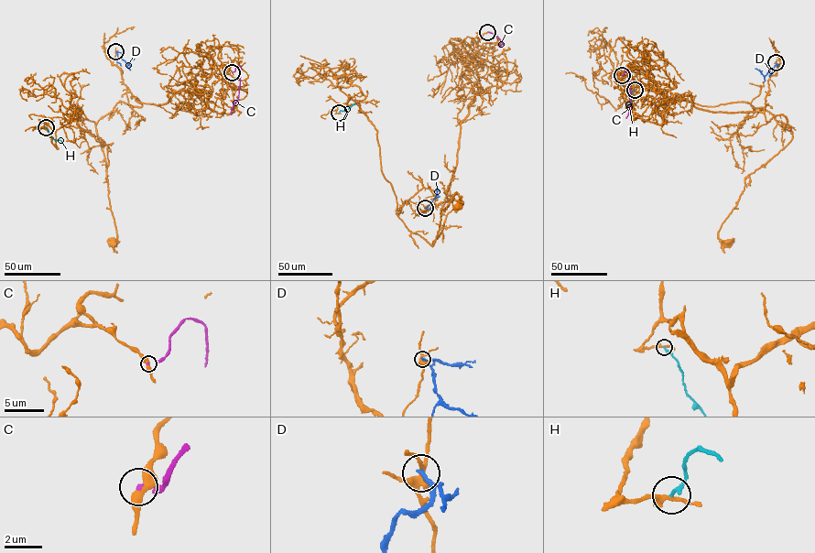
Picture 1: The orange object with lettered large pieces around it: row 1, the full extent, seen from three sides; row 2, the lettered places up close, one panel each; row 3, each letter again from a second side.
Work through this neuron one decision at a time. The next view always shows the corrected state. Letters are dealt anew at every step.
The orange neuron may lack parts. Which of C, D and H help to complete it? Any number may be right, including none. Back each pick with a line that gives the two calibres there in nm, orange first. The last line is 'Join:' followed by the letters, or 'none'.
Join: none

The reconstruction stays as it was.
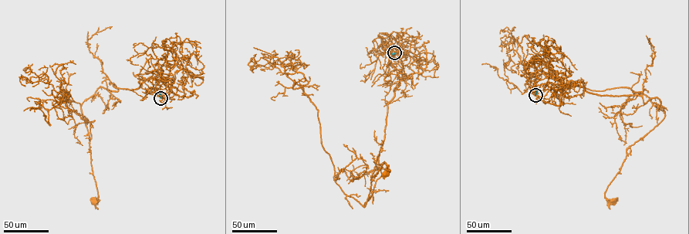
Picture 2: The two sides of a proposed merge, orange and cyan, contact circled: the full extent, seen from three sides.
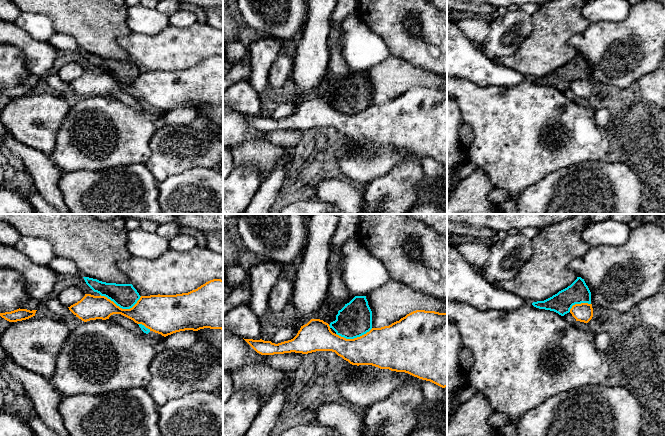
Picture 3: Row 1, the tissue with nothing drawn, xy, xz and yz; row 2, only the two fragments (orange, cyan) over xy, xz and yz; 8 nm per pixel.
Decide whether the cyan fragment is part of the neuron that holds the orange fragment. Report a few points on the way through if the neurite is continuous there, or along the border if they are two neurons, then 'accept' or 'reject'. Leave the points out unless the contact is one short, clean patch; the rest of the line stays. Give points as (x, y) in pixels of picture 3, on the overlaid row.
reject

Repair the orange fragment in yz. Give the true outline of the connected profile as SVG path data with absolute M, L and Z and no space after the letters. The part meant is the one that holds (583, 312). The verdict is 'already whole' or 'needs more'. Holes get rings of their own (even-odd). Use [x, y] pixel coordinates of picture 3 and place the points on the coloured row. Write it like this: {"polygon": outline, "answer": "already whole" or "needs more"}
{"polygon": "M575 304L570 309L570 313L576 319L576 321L588 323L593 317L592 304Z", "answer": "already whole"}

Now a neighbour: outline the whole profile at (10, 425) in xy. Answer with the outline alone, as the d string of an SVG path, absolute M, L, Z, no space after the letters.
M0 411L0 436L35 436L25 419Z

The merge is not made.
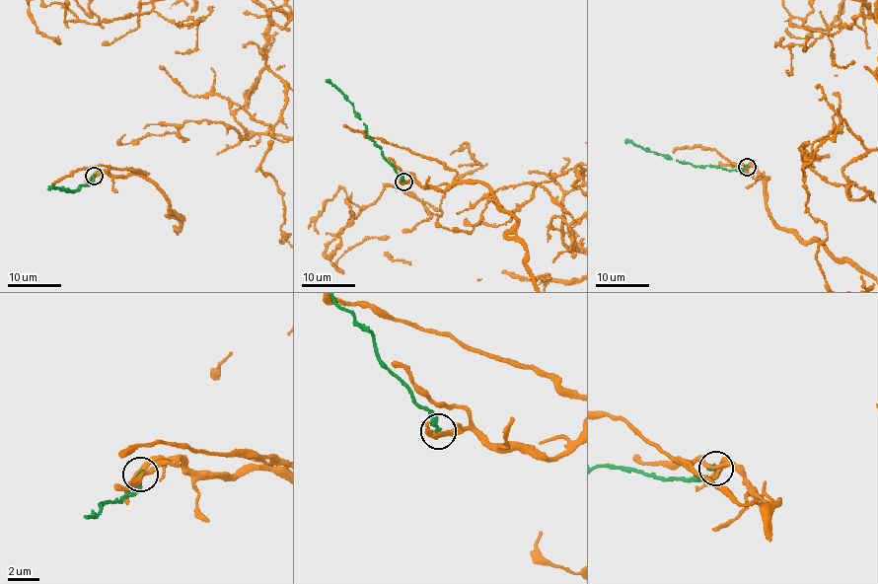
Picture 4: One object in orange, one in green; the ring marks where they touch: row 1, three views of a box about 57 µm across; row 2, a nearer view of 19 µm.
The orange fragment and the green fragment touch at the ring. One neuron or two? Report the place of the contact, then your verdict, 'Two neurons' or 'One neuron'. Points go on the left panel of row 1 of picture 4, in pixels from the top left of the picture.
Place: (94, 176). Two neurons

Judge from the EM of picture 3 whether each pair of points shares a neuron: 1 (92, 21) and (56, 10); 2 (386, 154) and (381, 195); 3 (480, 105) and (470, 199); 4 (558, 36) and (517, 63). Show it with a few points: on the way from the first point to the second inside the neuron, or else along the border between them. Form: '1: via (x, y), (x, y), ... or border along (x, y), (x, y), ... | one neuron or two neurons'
1: via (83, 14), (75, 10), (65, 10) | one neuron
2: border along (403, 161), (368, 184) | two neurons
3: border along (476, 166), (484, 171), (492, 184) | two neurons
4: via (548, 45), (536, 57), (527, 60) | one neuron

